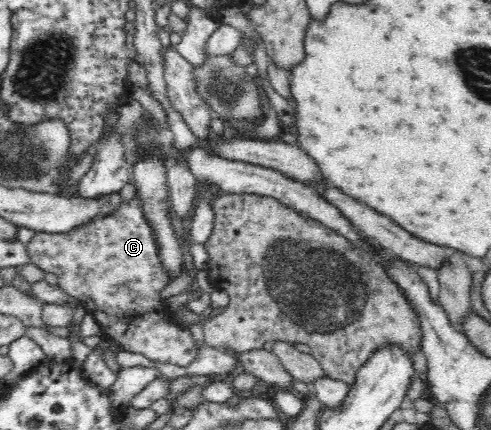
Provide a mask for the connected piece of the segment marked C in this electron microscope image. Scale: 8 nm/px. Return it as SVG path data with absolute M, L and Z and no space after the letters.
M129 196L121 201L113 214L93 220L87 227L70 230L68 233L35 233L27 252L33 264L46 273L59 278L60 287L80 301L87 313L93 314L100 324L101 333L111 344L129 353L139 353L153 362L171 363L181 368L189 367L199 357L199 342L195 342L192 331L172 319L173 311L161 292L173 281L173 274L163 265L161 248L155 240L153 226L145 218L143 202L139 197Z

